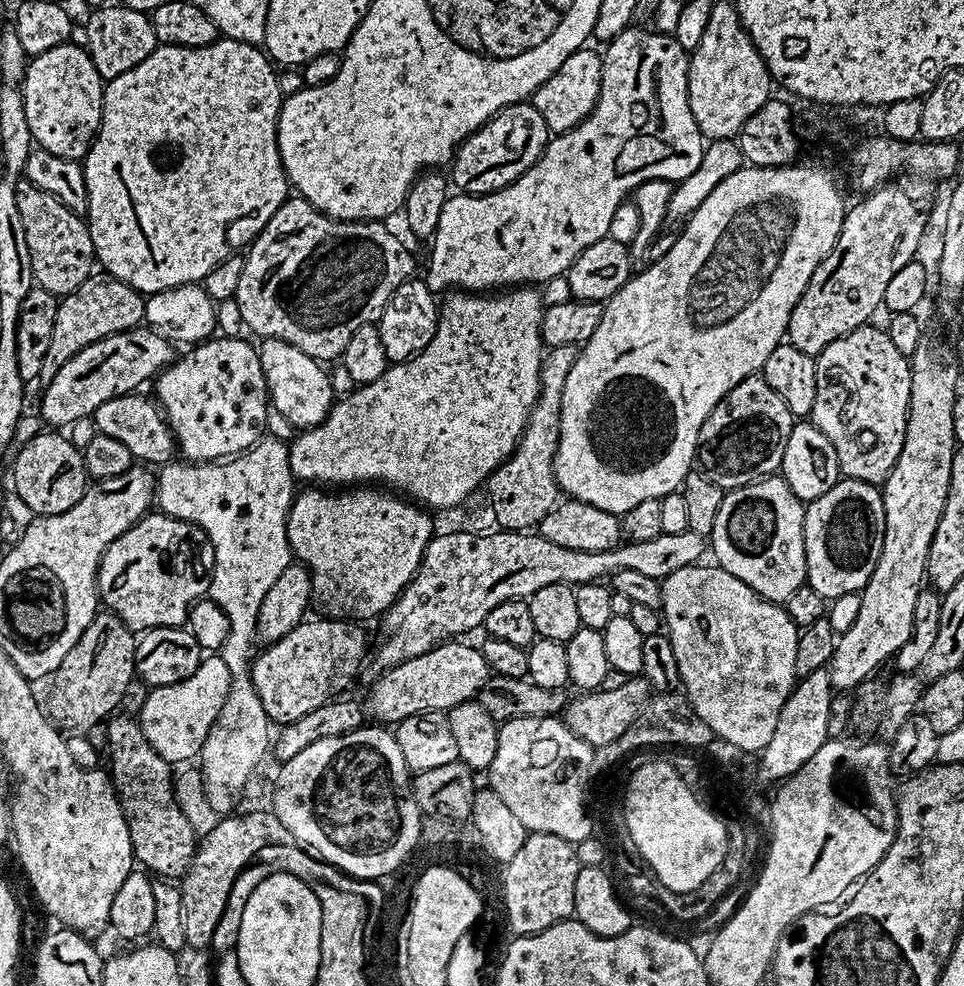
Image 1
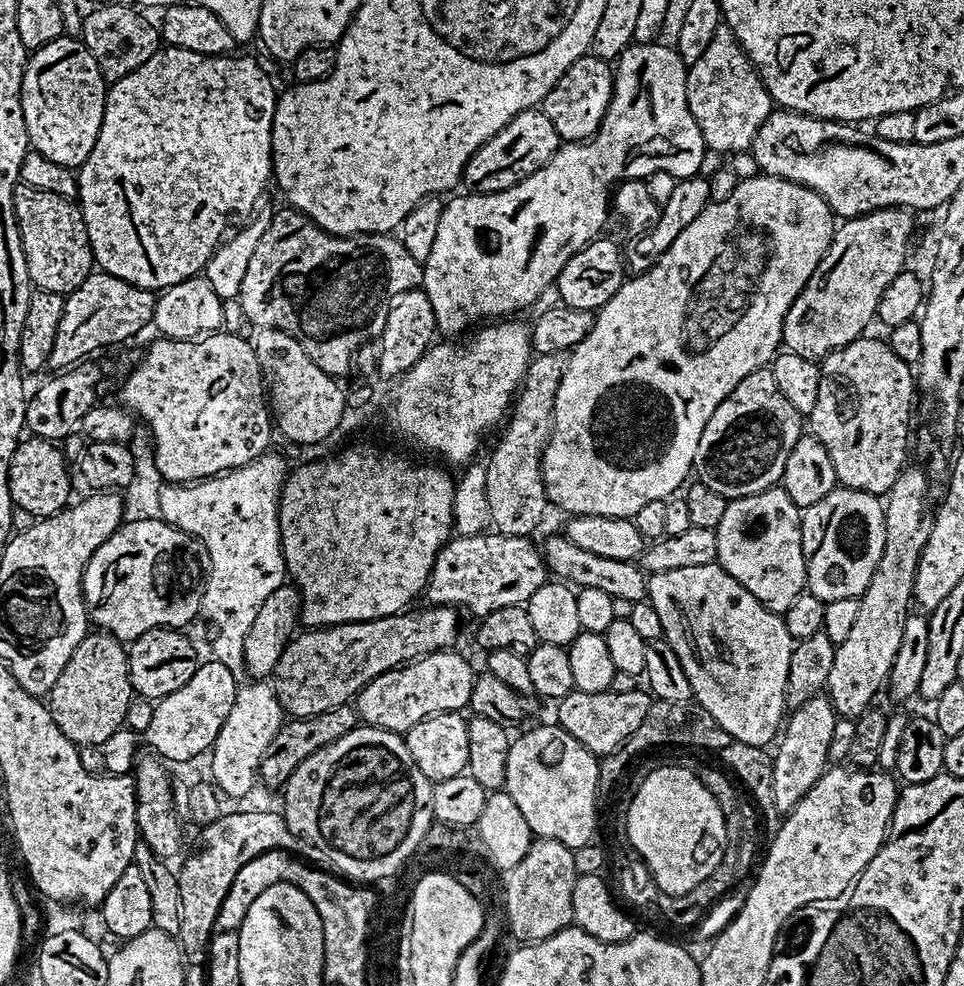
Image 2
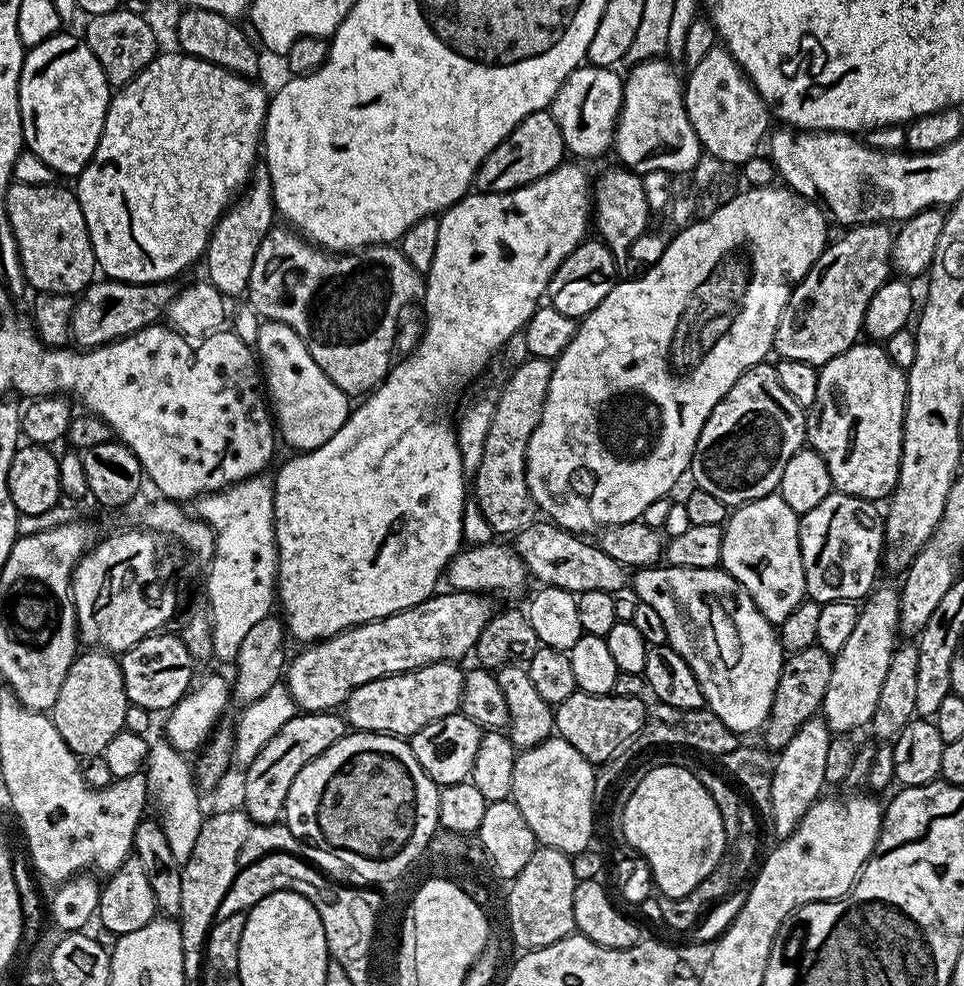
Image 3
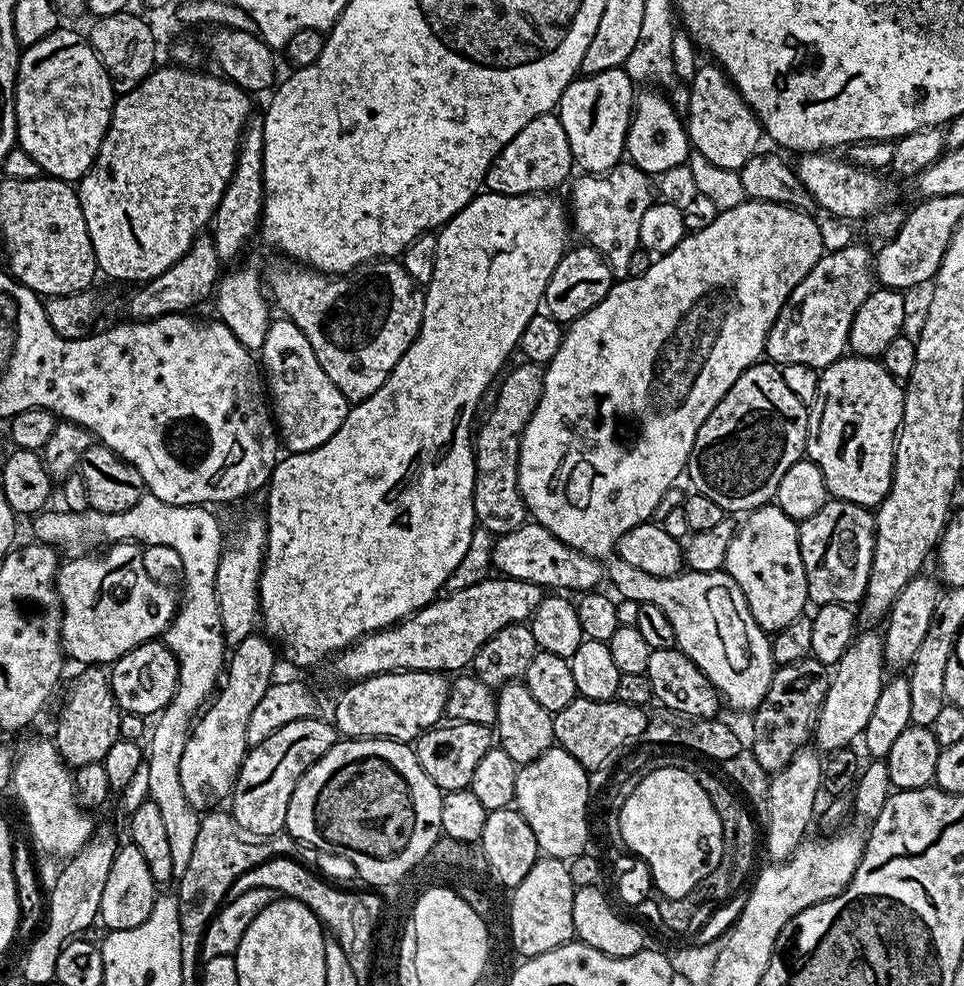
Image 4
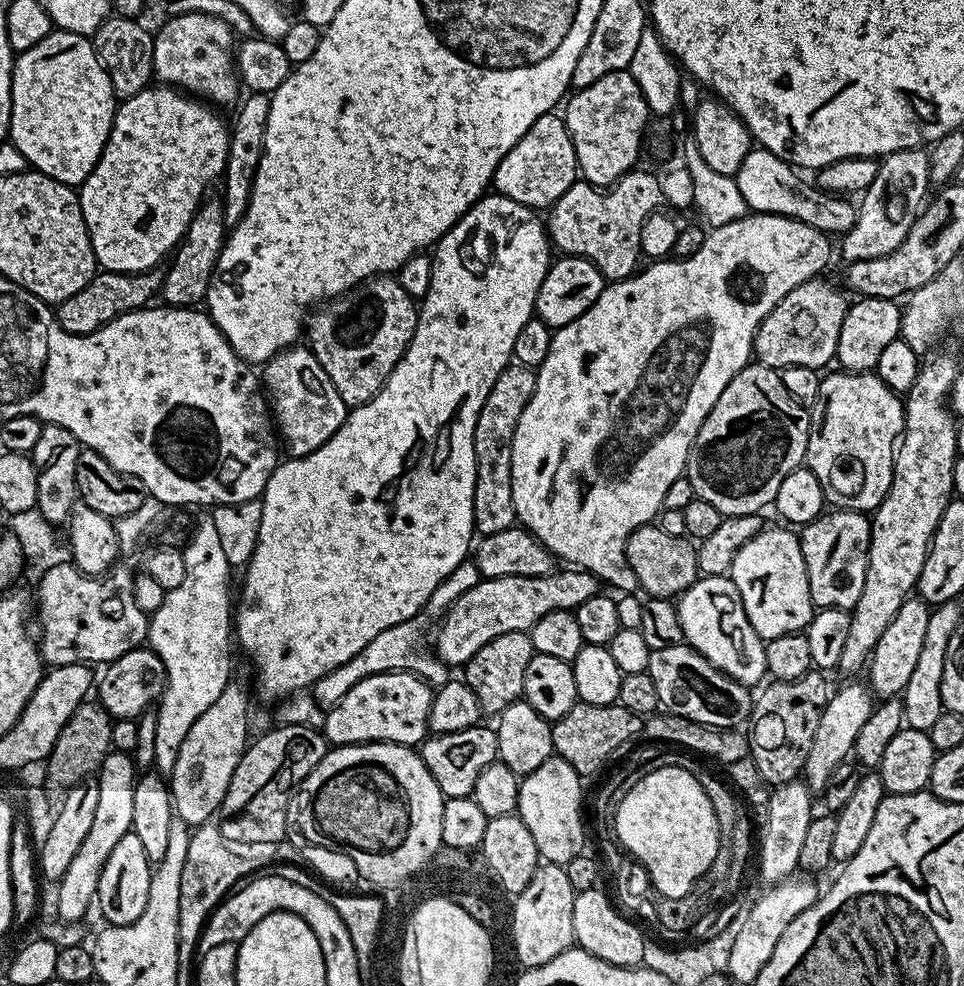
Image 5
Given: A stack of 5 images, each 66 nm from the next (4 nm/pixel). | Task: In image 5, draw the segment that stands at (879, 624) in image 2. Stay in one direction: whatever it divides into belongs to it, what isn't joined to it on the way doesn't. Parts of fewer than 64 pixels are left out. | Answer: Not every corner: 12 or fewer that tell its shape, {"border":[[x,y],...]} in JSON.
{"border":[[863,683],[835,689],[803,771],[823,793],[853,755],[874,697]]}

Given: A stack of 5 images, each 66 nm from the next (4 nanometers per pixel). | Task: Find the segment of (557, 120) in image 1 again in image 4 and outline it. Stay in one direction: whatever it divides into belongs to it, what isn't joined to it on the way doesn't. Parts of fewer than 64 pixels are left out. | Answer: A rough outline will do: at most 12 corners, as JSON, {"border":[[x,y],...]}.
{"border":[[623,67],[565,83],[558,115],[577,169],[625,159]]}

